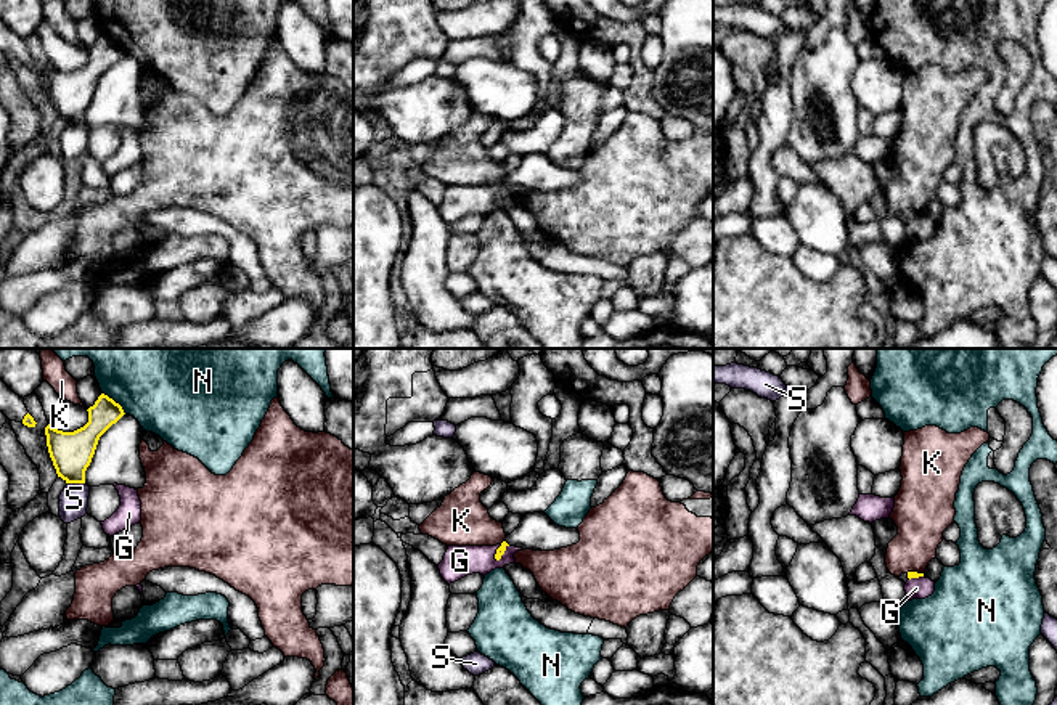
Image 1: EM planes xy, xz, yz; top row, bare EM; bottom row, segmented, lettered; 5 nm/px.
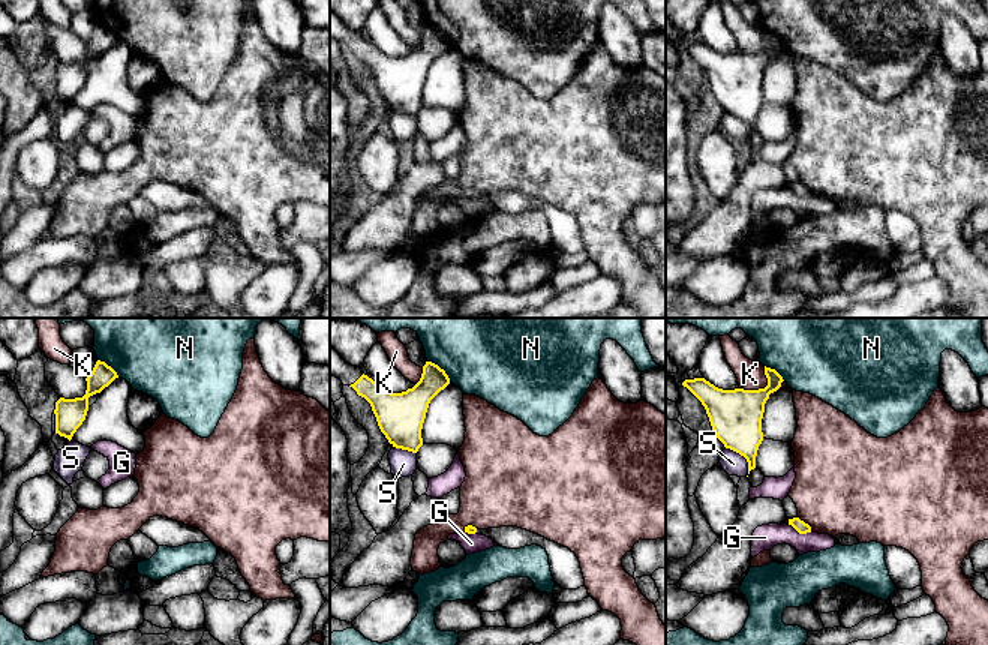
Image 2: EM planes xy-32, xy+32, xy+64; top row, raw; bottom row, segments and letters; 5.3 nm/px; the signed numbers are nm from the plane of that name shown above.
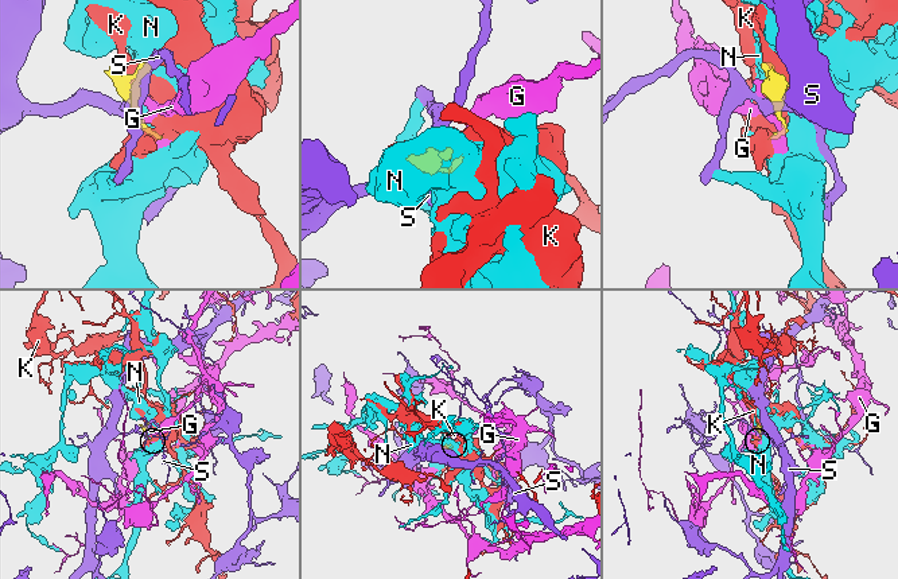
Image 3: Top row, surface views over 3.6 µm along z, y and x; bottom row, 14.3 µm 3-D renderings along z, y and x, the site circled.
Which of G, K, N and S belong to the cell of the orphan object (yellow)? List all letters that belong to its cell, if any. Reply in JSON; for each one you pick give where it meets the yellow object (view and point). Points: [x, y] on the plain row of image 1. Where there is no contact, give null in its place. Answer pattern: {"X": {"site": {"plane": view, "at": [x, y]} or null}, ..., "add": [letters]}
{"add": []}

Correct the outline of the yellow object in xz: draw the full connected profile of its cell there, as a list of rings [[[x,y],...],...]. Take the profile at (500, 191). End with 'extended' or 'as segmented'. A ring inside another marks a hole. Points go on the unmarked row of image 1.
[[[545,153],[525,154],[519,167],[496,189],[495,199],[500,201],[508,186],[554,191],[577,185],[578,181],[580,173],[577,169],[559,167]]] | extended

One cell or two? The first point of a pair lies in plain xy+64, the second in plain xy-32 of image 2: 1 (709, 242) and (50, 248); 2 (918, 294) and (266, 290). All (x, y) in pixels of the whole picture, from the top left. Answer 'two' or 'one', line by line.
1: two
2: one

